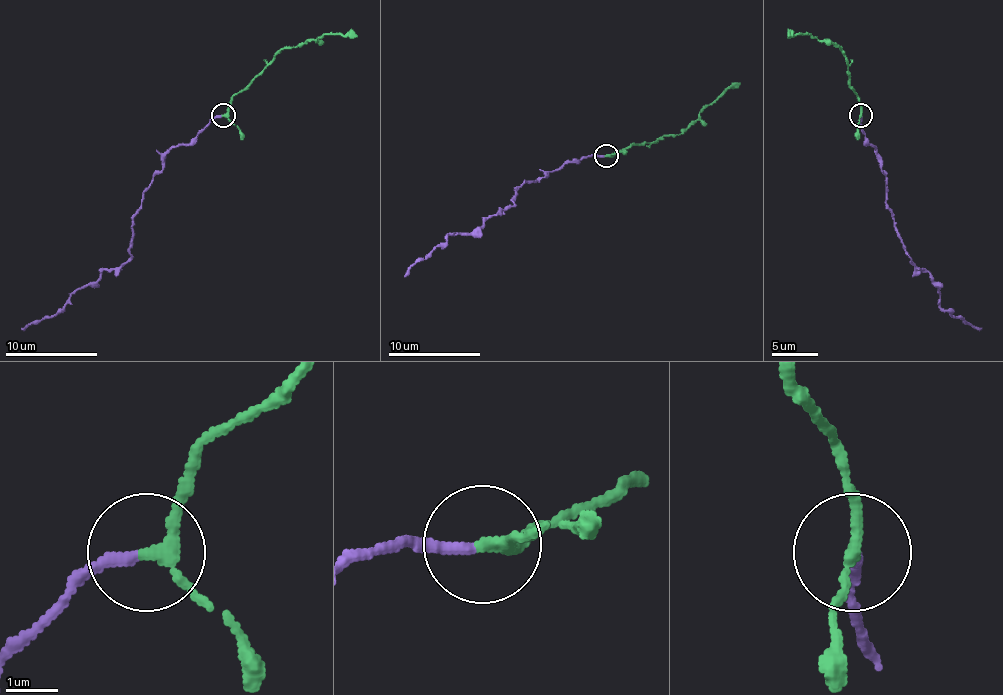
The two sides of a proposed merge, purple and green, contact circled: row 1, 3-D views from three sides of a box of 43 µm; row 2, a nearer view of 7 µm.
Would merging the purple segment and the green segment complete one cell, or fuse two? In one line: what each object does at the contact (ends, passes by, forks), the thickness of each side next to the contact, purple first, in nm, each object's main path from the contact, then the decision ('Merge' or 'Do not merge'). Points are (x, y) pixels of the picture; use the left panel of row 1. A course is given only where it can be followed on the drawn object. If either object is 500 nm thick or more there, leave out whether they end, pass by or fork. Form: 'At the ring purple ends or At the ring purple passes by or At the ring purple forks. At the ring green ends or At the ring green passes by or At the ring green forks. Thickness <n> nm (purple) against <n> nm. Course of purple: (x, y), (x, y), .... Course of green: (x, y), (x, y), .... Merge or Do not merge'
At the ring purple ends. At the ring green passes by. Thickness 220 nm (purple) against 200 nm. Course of purple: (221, 114), (164, 158), (134, 218), (131, 255), (81, 287), (60, 313), (21, 329). Course of green: (224, 114), (228, 103), (286, 48), (297, 48), (325, 34), (357, 36). Merge

